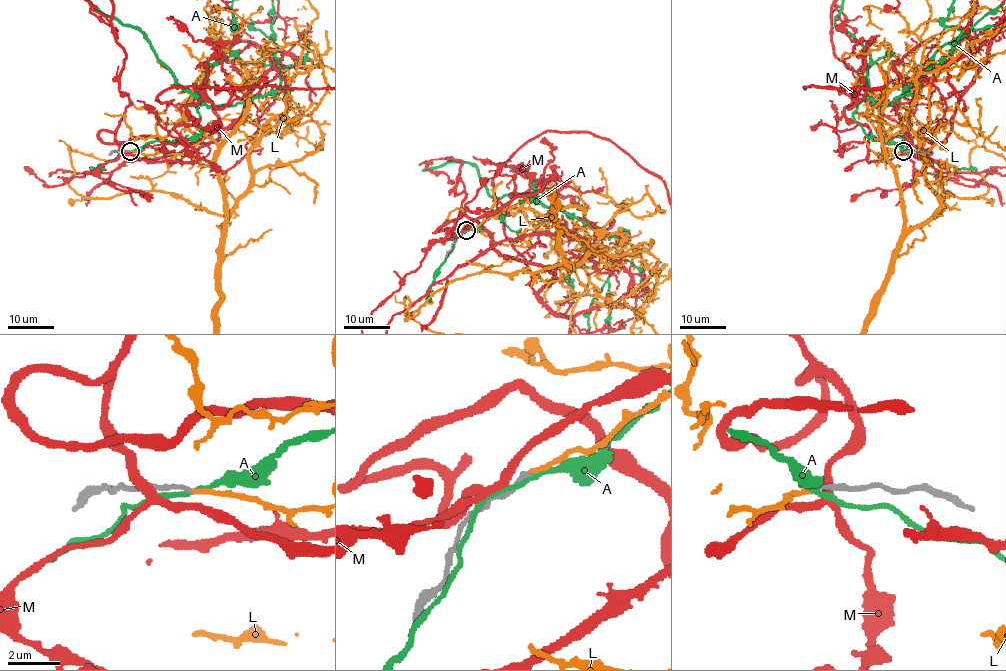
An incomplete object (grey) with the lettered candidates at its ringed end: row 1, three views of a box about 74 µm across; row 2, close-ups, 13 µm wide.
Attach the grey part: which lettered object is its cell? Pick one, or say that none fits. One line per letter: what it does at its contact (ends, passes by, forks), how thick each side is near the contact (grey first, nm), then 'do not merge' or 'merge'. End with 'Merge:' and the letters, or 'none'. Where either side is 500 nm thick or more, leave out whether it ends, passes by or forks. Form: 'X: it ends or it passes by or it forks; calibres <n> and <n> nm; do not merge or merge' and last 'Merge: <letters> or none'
A: it passes by; calibres 170 and 180 nm; do not merge
L: it ends; calibres 160 and 150 nm; merge
M: it forks; calibres 170 and 320 nm; do not merge
Merge: L

